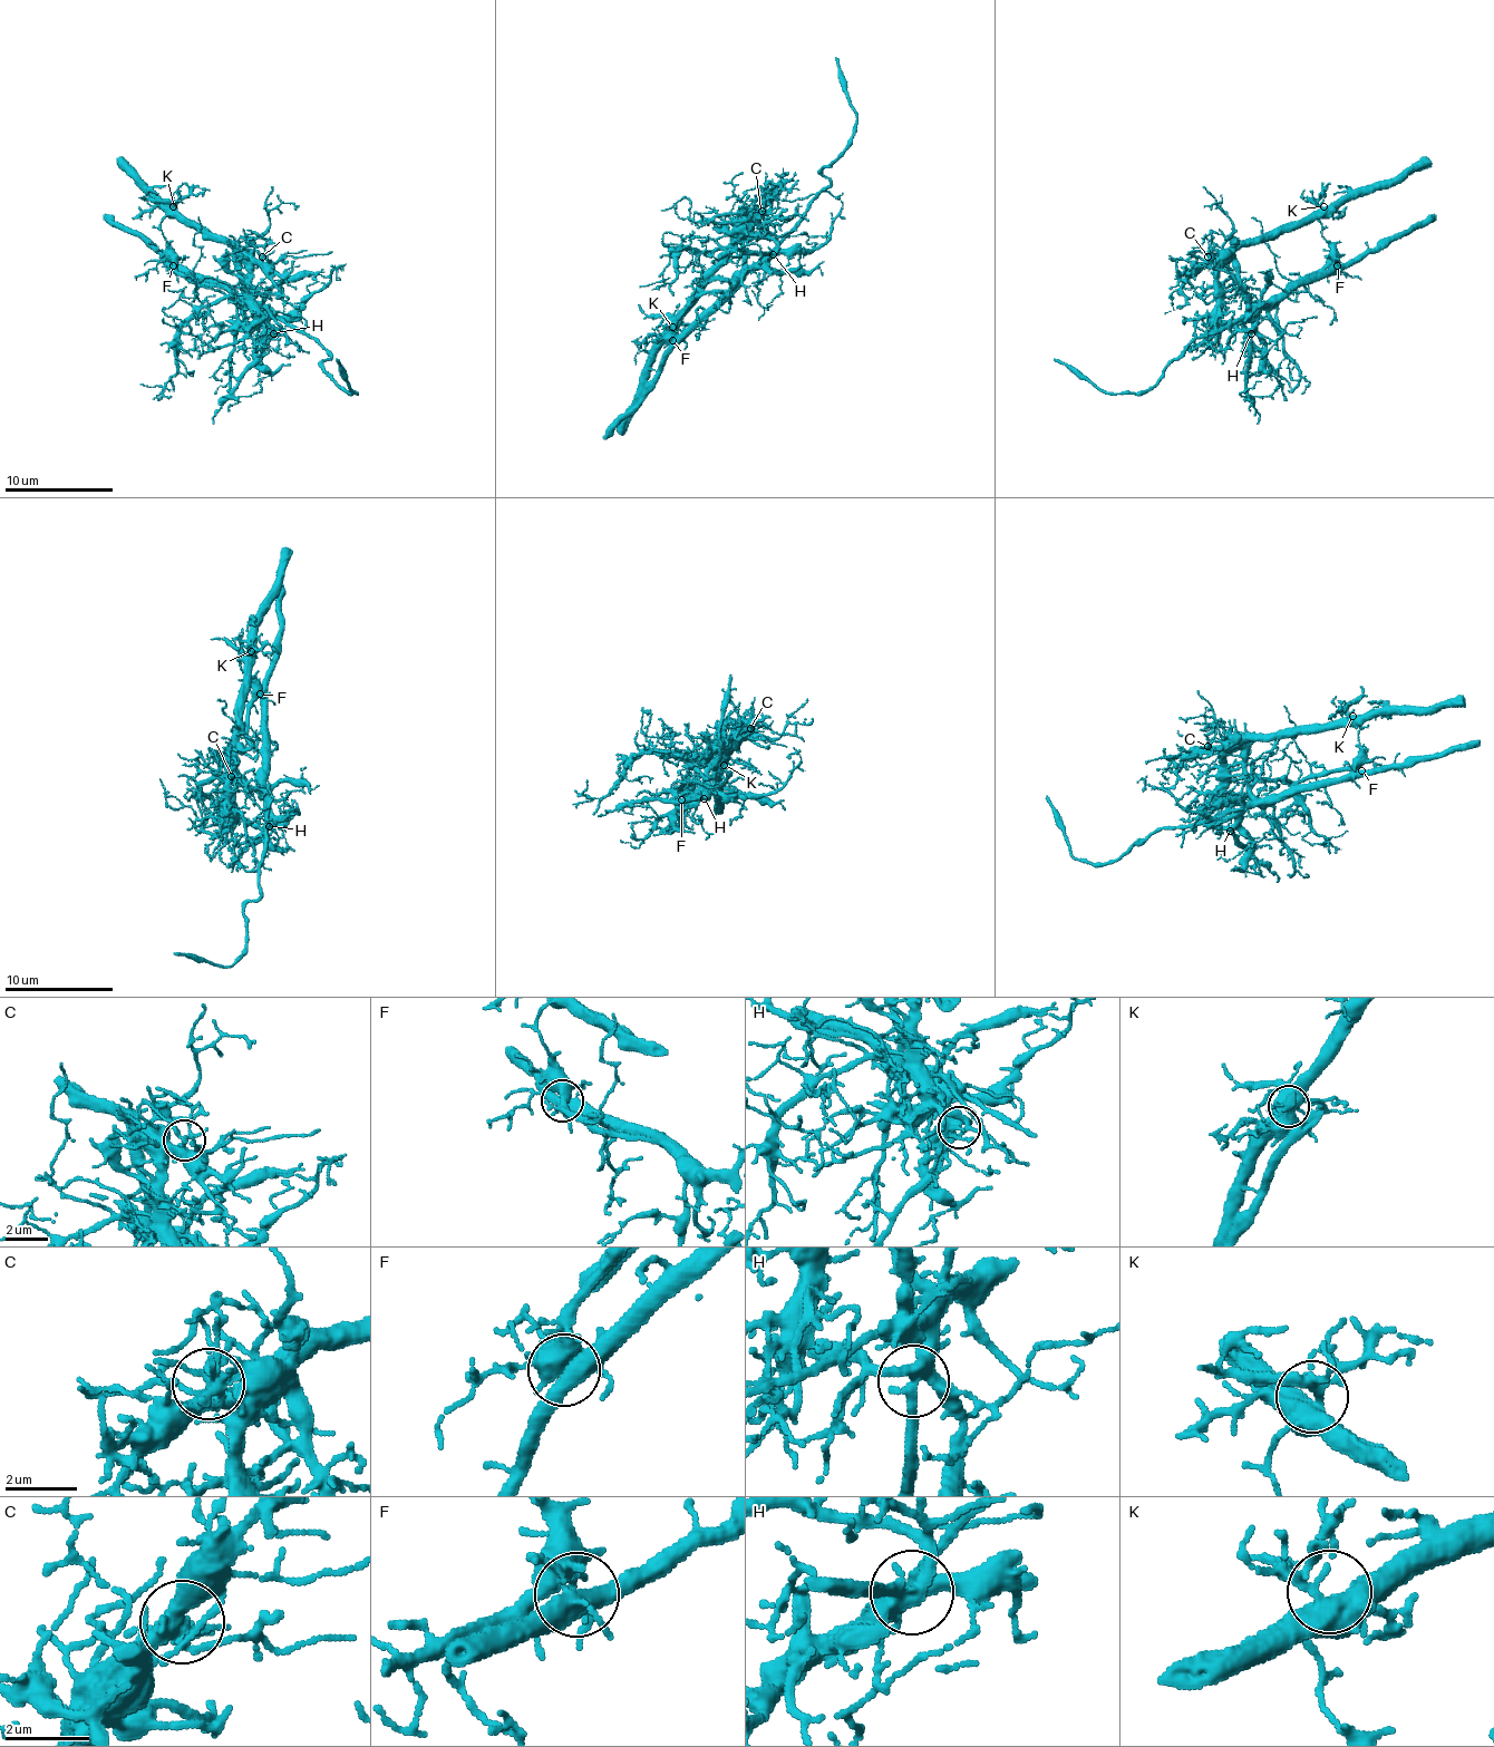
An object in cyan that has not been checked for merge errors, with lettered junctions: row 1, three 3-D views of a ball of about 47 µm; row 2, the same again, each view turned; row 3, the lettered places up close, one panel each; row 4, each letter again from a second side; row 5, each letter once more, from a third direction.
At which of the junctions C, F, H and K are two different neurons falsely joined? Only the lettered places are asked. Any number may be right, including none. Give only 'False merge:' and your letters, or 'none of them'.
False merge: C

